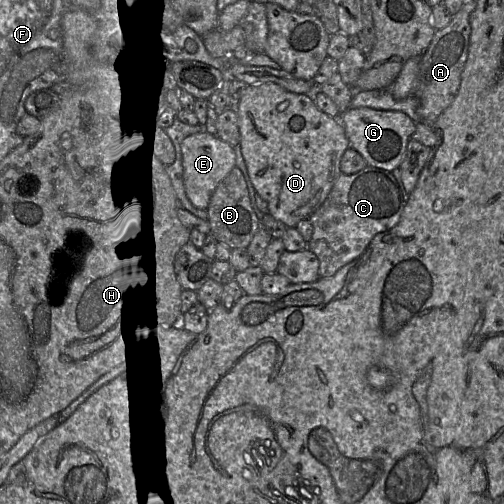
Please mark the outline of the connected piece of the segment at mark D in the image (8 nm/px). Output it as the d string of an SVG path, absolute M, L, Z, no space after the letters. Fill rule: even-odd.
M274 84L246 86L234 112L238 132L237 148L256 193L268 204L268 214L289 228L295 227L301 220L310 220L342 173L340 162L350 143L341 121L320 112L311 94L288 93Z

